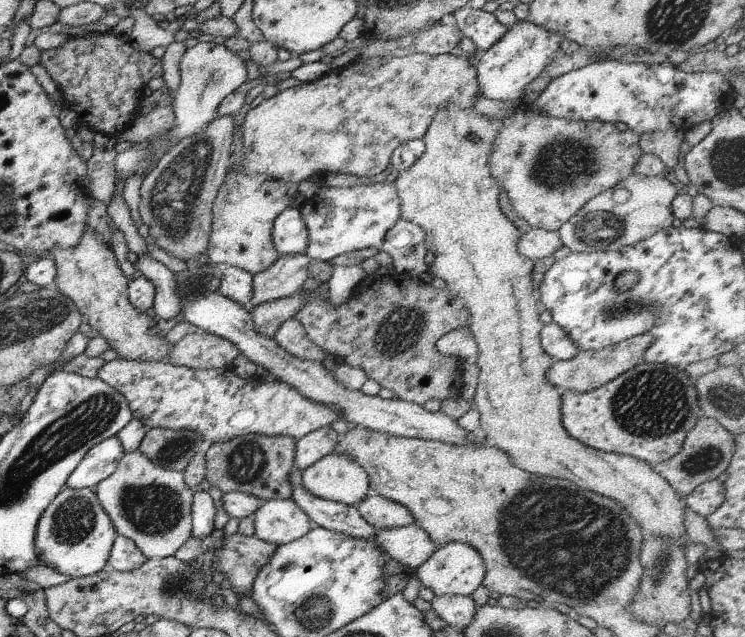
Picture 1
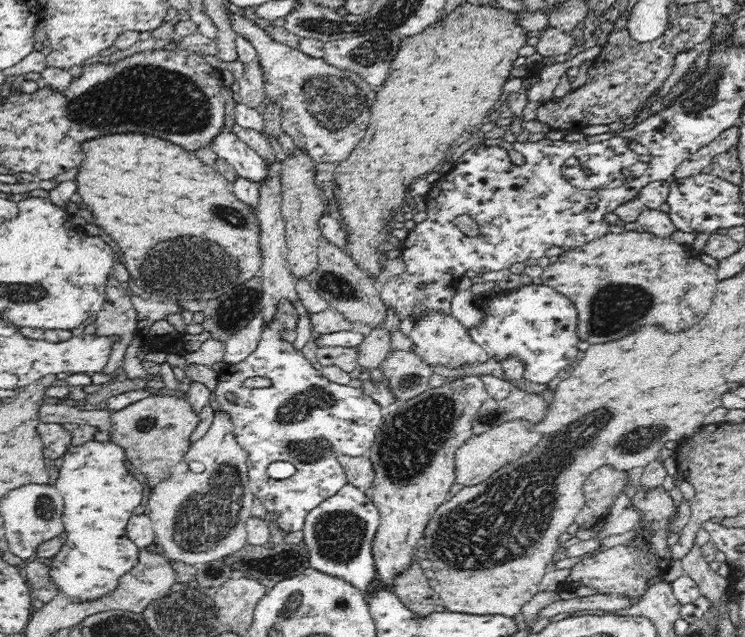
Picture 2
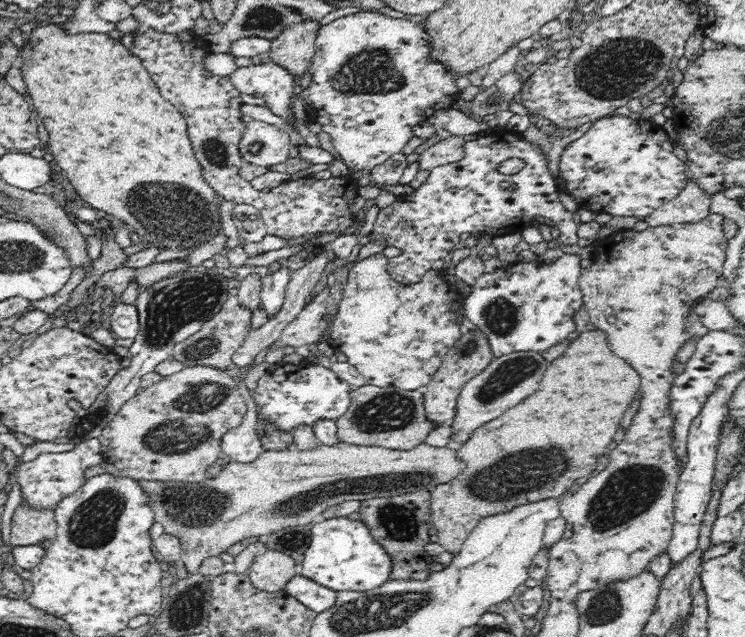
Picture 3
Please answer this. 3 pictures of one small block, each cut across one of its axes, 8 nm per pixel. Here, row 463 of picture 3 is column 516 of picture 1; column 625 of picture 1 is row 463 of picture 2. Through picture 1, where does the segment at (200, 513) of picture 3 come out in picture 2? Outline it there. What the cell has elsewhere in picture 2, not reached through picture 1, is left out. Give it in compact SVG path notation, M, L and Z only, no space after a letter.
M517 419L492 428L486 434L474 435L469 440L464 441L455 452L456 483L465 487L480 484L482 480L486 480L486 476L492 476L494 472L505 464L510 464L525 456L527 452L532 451L534 444L544 435L530 431L531 425L530 422Z

